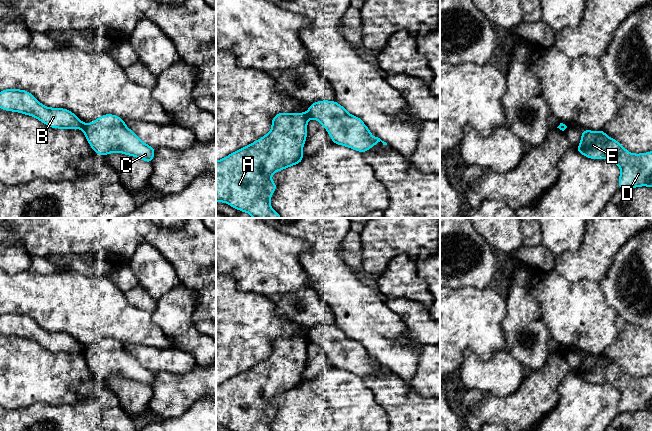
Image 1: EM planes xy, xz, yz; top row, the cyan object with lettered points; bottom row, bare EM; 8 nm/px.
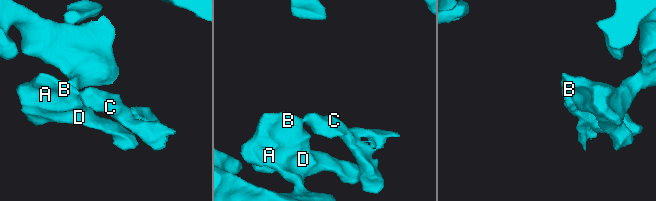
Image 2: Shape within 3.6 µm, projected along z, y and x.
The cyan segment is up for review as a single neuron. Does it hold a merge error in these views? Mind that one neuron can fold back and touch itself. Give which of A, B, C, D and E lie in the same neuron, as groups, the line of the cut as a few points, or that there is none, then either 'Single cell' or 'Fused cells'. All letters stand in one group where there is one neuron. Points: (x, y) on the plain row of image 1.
Groups: A B D E / C. Split along xy (84, 348), (82, 352). Fused cells

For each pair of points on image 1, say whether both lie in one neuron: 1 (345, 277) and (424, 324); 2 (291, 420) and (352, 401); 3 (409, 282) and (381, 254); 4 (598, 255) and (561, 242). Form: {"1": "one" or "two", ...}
{"1": "two", "2": "one", "3": "two", "4": "two"}

